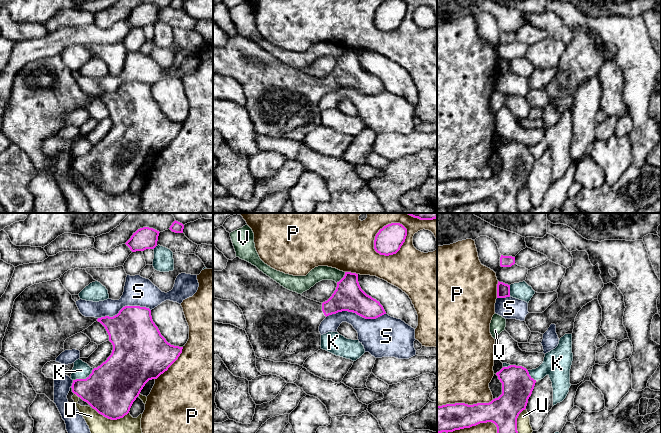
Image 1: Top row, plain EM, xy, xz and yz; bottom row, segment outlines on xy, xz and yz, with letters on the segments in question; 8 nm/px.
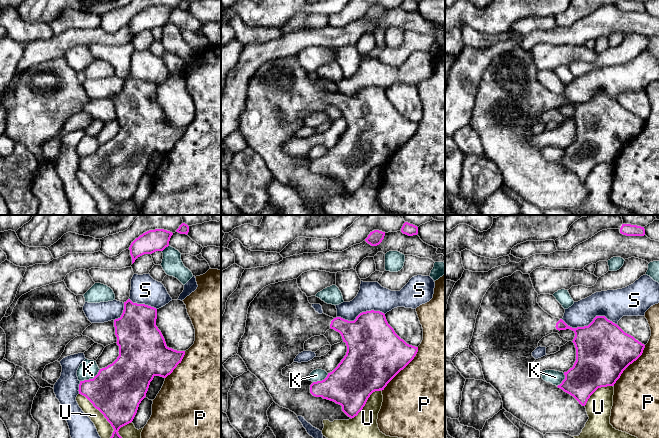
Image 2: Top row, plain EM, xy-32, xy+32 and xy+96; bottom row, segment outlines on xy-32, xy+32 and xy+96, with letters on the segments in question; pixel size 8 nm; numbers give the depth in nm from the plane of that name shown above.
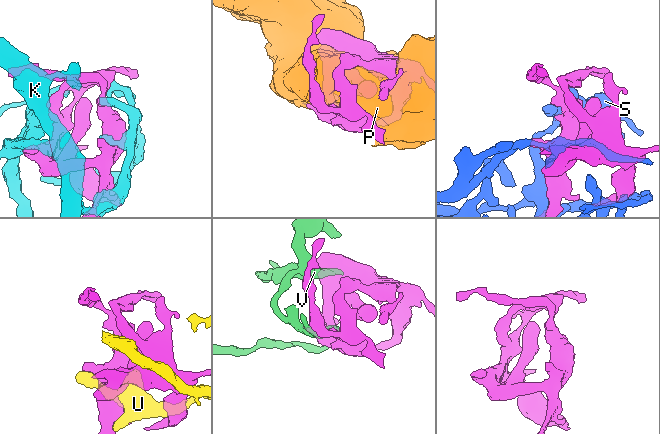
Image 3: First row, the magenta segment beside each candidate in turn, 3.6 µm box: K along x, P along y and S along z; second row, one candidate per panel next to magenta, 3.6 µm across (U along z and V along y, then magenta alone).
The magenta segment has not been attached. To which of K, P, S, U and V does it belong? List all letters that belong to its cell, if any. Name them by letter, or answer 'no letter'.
no letter

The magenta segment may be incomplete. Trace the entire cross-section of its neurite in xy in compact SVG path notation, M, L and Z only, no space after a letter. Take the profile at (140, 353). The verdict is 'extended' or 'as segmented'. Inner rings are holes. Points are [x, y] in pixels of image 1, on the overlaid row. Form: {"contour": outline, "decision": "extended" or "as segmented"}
{"contour": "M125 306L113 317L97 319L106 329L113 345L111 355L86 379L76 379L72 392L104 417L117 420L130 411L145 384L157 379L178 359L183 347L171 345L161 335L152 320L151 310L140 306Z", "decision": "as segmented"}

